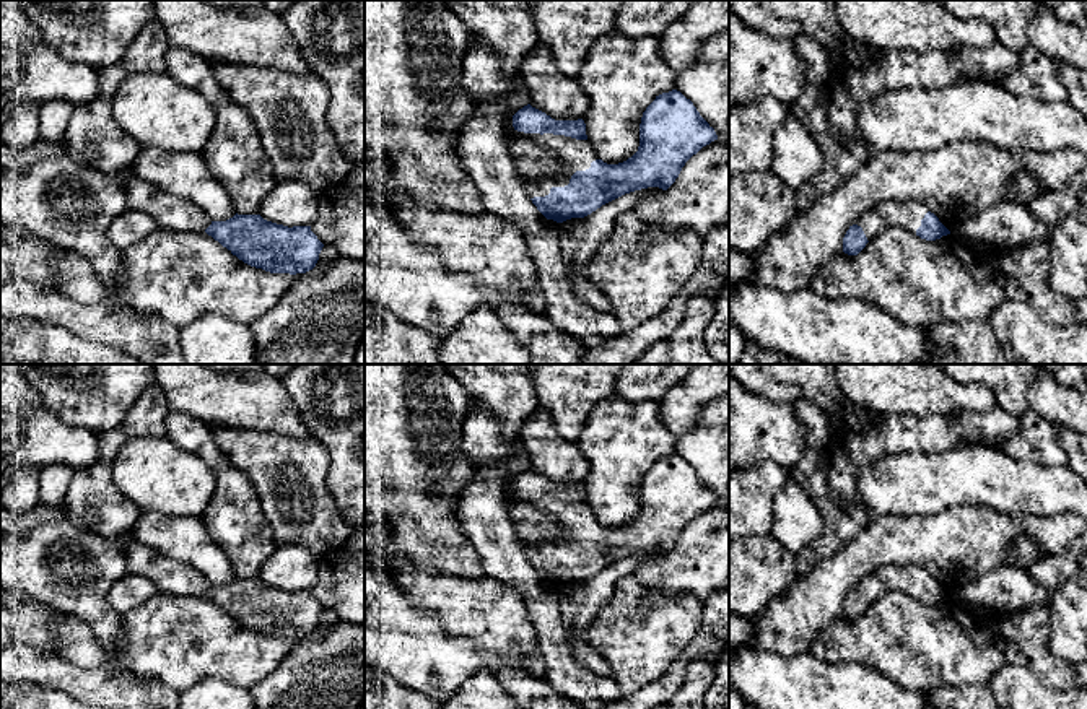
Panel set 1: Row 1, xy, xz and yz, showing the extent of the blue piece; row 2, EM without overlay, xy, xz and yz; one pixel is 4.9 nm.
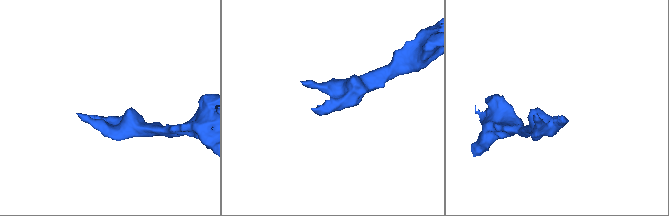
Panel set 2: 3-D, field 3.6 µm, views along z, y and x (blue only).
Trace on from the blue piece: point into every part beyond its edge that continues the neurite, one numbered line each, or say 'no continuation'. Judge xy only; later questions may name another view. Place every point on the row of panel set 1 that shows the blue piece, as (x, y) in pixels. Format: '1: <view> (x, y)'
1: xy (170, 212)

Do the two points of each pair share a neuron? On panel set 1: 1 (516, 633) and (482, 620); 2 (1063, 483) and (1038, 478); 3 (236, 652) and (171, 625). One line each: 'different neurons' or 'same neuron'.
1: same neuron
2: same neuron
3: same neuron

